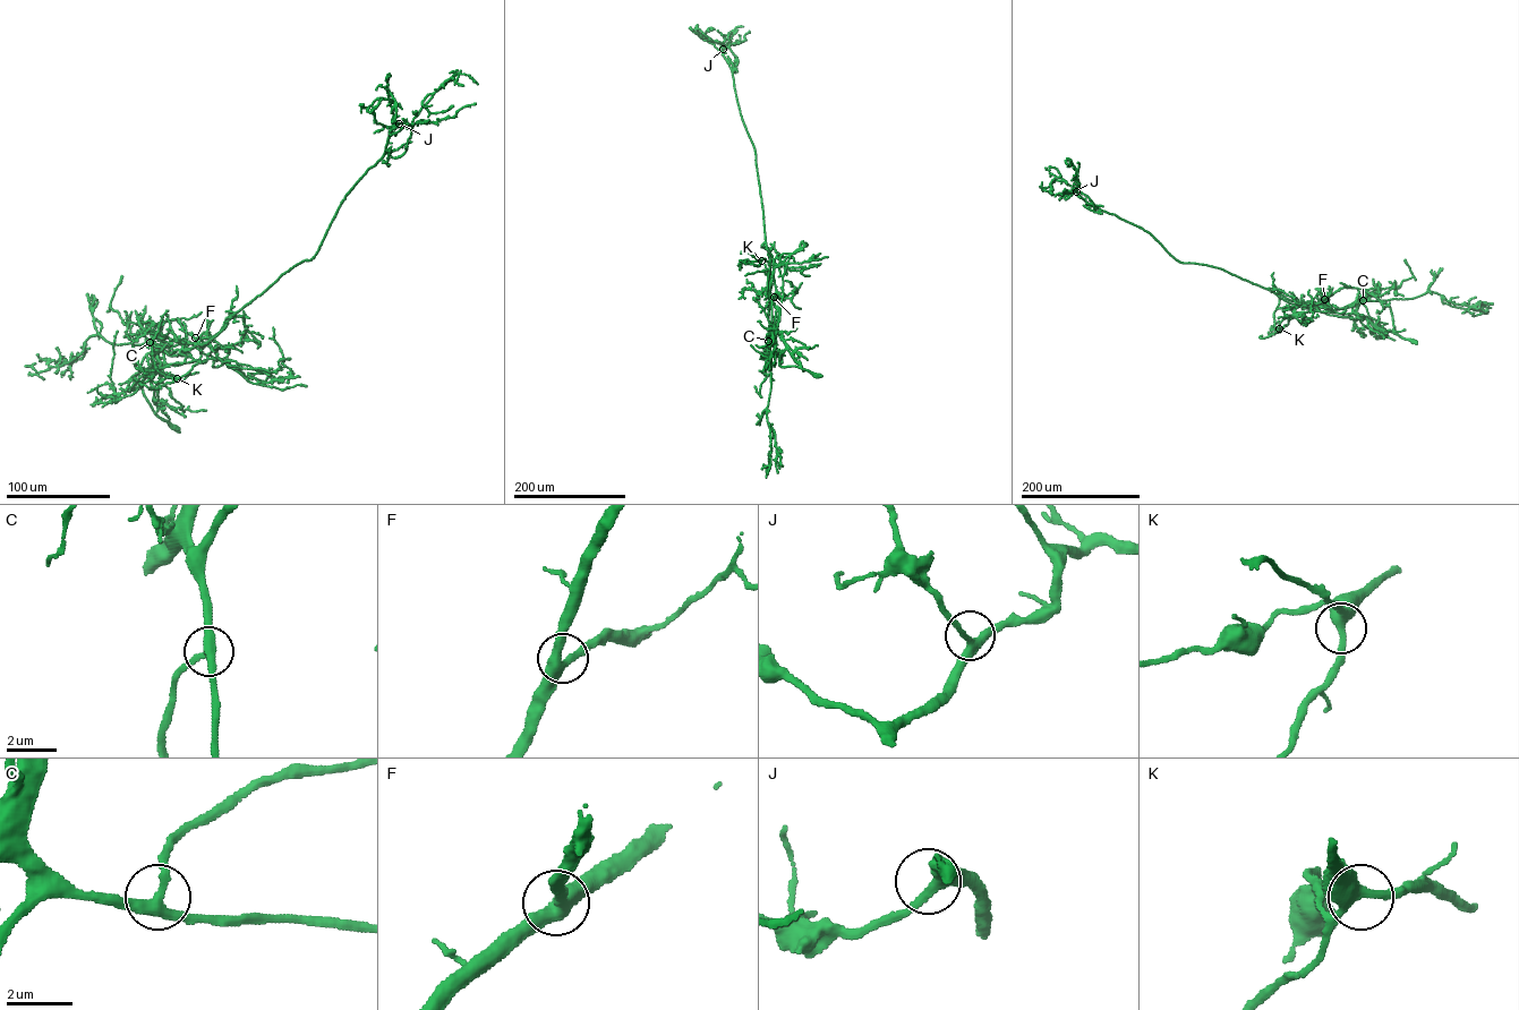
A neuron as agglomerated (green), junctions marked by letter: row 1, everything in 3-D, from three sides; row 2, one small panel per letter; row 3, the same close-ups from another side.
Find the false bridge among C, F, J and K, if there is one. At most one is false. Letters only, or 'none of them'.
none of them

